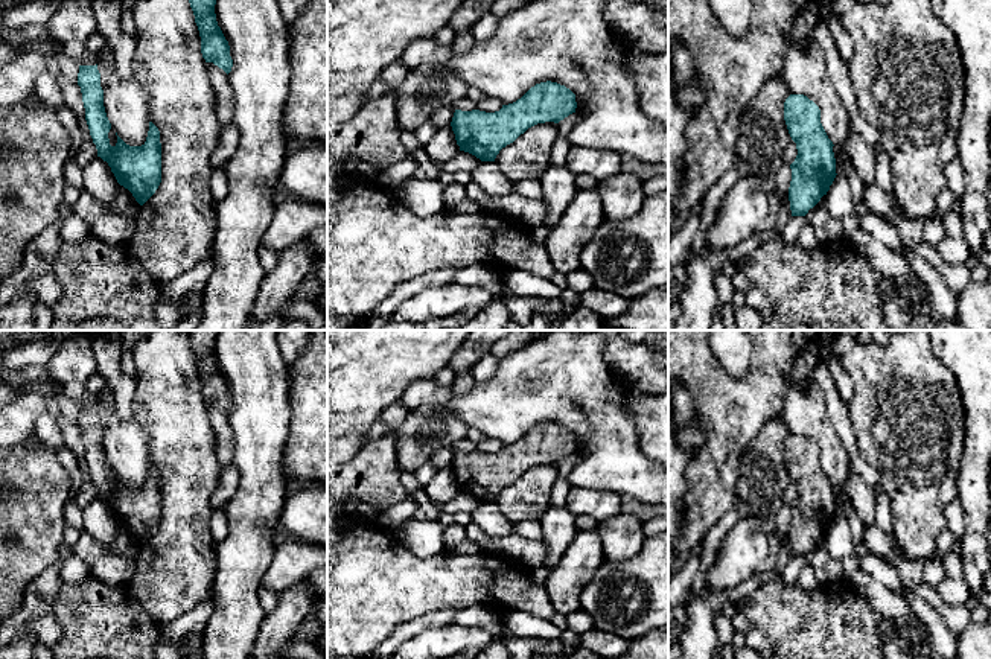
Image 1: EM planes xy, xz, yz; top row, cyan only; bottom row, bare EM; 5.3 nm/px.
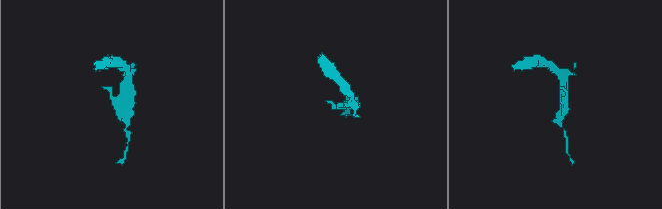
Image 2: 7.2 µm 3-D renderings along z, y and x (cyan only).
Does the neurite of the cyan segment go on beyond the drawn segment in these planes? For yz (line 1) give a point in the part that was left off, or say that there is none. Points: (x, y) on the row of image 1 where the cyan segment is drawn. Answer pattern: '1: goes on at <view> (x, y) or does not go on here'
1: does not go on here

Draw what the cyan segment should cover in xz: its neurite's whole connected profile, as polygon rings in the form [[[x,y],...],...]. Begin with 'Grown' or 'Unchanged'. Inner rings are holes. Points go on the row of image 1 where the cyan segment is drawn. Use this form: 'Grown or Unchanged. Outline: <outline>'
Unchanged. Outline: [[[546,81],[495,113],[455,110],[451,126],[460,151],[481,161],[495,161],[499,151],[528,128],[545,122],[559,123],[575,108],[575,94],[569,88]]]

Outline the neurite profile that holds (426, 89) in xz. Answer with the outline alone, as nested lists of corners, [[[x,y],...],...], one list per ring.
[[[443,65],[409,70],[393,90],[400,129],[416,129],[438,110],[466,97],[467,85]]]

